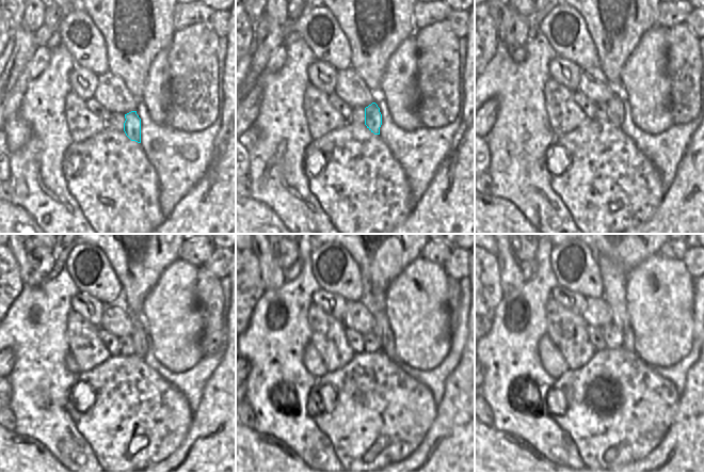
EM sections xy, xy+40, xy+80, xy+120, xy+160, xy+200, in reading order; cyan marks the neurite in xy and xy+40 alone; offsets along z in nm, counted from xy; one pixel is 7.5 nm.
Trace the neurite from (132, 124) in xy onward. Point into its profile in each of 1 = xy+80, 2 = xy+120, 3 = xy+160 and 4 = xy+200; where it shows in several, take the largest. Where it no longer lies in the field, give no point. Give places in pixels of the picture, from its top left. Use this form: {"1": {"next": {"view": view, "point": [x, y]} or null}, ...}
{"1": {"next": {"view": "xy+80", "point": [614, 111]}}, "2": {"next": {"view": "xy+120", "point": [140, 332]}}, "3": {"next": {"view": "xy+160", "point": [377, 304]}}, "4": {"next": {"view": "xy+200", "point": [613, 277]}}}

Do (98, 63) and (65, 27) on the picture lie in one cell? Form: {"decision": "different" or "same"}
{"decision": "same"}

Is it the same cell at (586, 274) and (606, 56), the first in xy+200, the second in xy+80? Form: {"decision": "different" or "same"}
{"decision": "different"}

